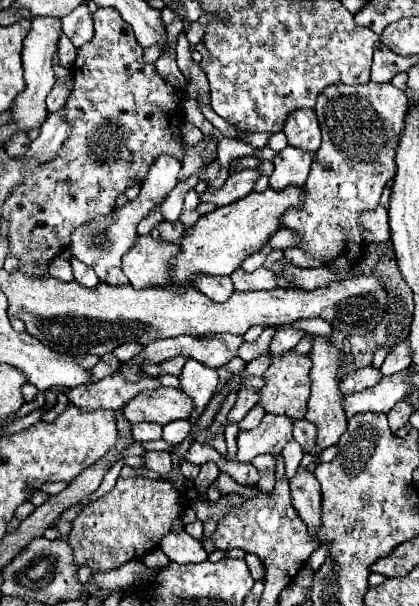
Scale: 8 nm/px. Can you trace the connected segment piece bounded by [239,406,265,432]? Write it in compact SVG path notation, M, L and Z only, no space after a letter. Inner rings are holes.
M255 406L255 408L253 408L253 410L239 422L239 430L243 432L243 430L251 430L251 428L259 426L259 422L261 422L263 416L265 416L263 408L261 408L261 406Z

